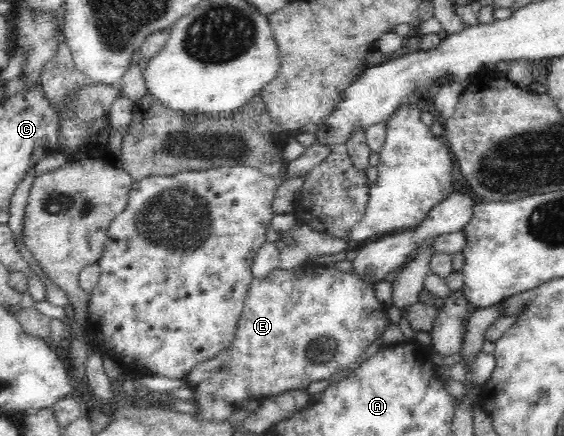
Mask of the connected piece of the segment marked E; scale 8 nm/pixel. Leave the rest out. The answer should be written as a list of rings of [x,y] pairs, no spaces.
[[[307,263],[305,266],[296,270],[282,270],[278,267],[266,276],[266,278],[258,279],[254,277],[252,283],[249,284],[248,298],[245,300],[244,310],[241,312],[241,320],[237,324],[236,335],[234,335],[232,344],[213,359],[206,360],[206,362],[194,367],[183,378],[183,386],[190,388],[194,393],[193,398],[195,399],[192,399],[192,402],[198,406],[198,409],[194,410],[194,412],[198,417],[204,417],[204,419],[229,420],[231,414],[240,409],[244,402],[250,399],[258,398],[262,400],[270,396],[276,396],[278,393],[306,389],[311,382],[329,379],[332,374],[336,374],[340,370],[348,370],[376,338],[383,336],[383,332],[388,326],[387,308],[388,303],[384,303],[384,301],[378,299],[375,295],[374,287],[370,283],[364,282],[355,272],[350,274],[349,272],[338,270],[334,266],[320,266]]]

